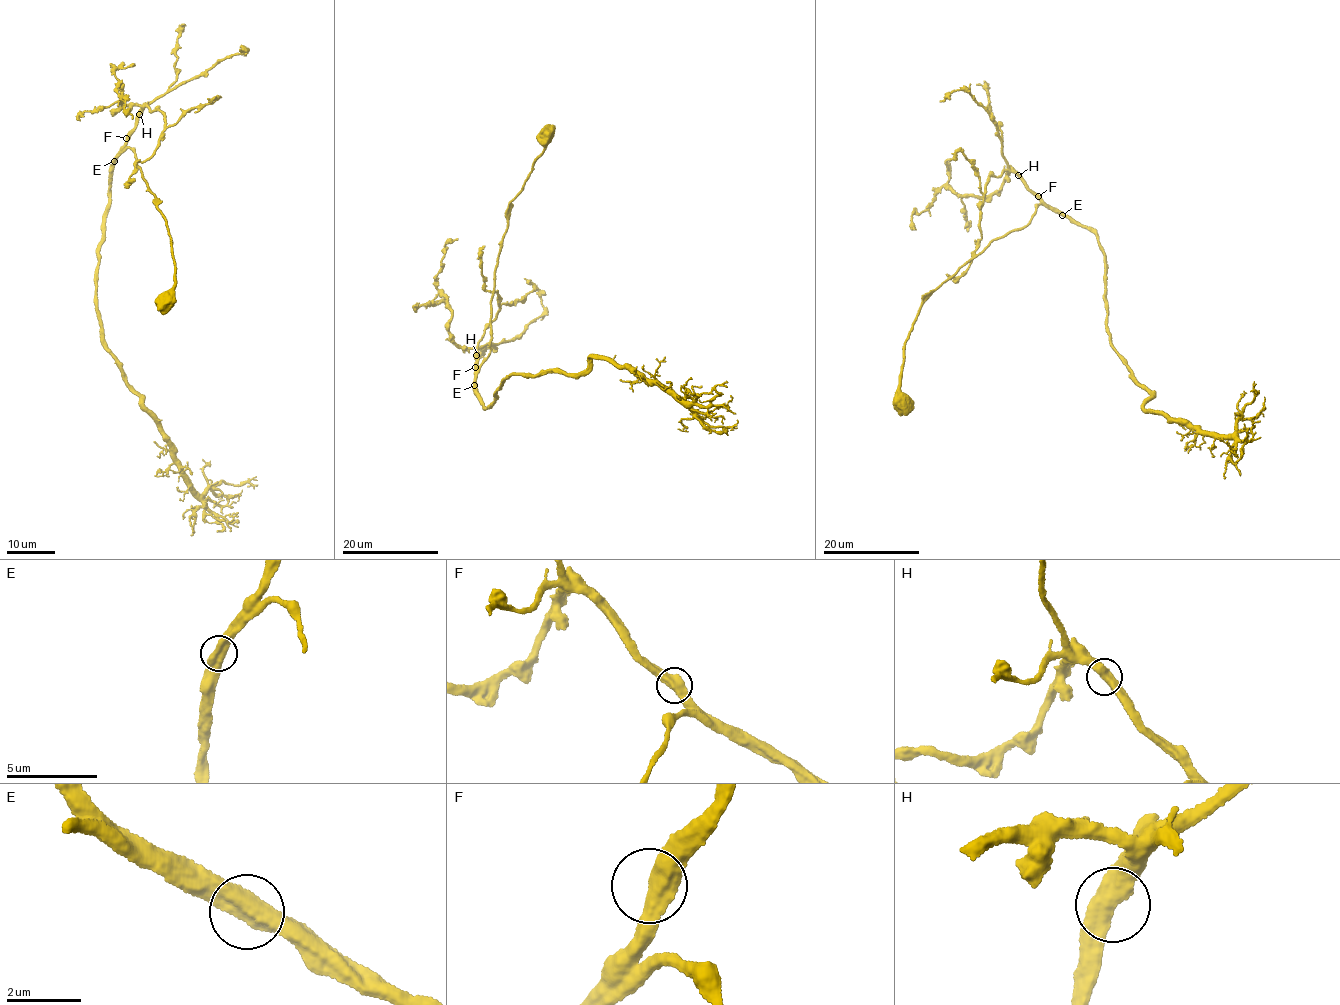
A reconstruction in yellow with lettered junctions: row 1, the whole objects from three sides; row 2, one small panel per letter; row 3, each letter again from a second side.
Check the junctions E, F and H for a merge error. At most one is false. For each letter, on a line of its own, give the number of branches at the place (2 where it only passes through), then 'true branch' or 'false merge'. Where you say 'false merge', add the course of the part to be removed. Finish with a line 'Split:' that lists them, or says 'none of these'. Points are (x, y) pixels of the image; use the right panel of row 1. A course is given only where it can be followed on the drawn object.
E: 2 branches meet; true branch
F: 2 branches meet; true branch
H: 2 branches meet; true branch
Split: none of these

